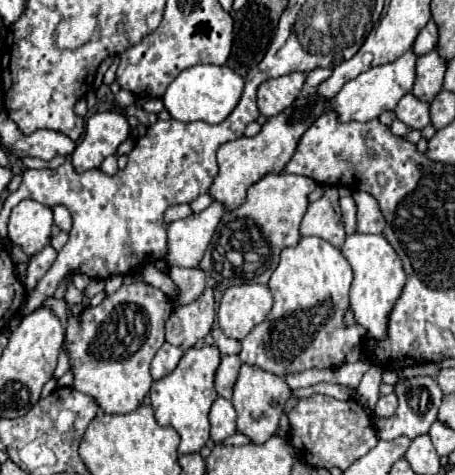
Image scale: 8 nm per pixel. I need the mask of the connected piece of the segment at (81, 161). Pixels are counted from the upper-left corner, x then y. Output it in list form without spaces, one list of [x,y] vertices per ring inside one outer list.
[[[93,113],[85,123],[85,135],[71,153],[77,173],[85,173],[103,163],[107,155],[115,155],[117,147],[127,139],[129,123],[121,113]]]

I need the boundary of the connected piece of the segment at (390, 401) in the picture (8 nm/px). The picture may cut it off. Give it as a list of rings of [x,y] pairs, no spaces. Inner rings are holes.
[[[391,393],[391,395],[385,395],[385,397],[379,399],[379,403],[375,407],[375,413],[379,417],[391,417],[395,413],[395,409],[397,409],[397,397]]]

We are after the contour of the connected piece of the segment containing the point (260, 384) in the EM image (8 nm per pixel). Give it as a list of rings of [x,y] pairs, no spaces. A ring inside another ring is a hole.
[[[247,363],[241,365],[237,383],[233,387],[233,399],[231,399],[237,411],[237,433],[243,433],[255,445],[265,443],[269,437],[275,435],[279,427],[279,417],[285,413],[285,403],[289,397],[291,397],[291,389],[285,383],[285,379]]]

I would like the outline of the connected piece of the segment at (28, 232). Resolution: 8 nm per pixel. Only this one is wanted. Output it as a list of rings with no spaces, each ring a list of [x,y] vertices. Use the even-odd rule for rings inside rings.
[[[25,199],[13,207],[7,231],[13,245],[19,245],[27,255],[35,255],[49,245],[51,227],[53,211],[33,199]]]

